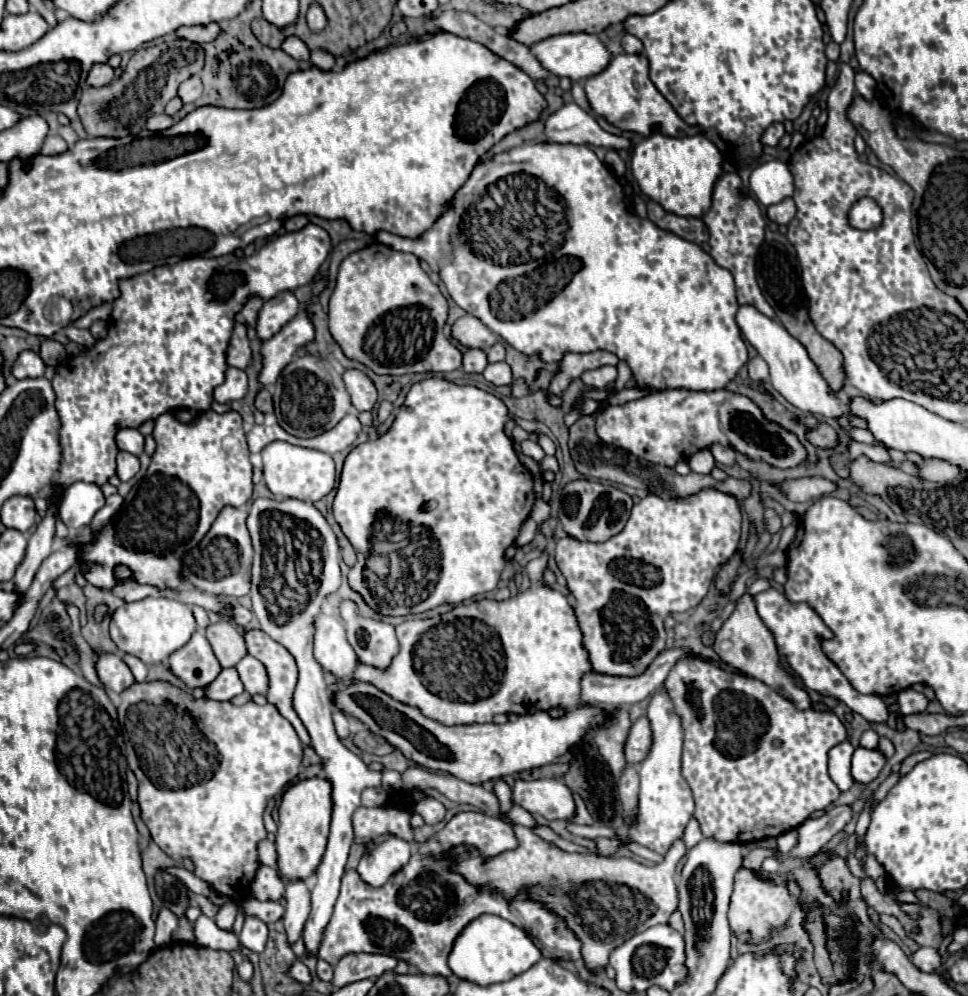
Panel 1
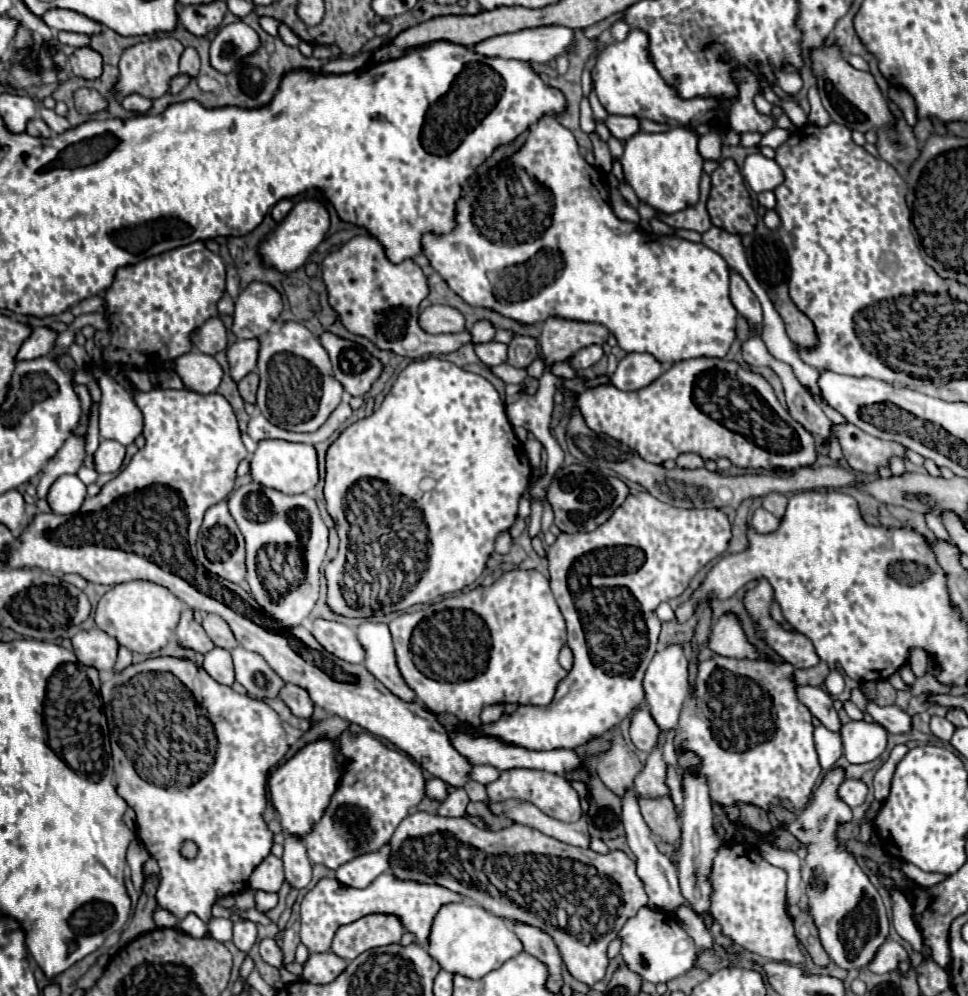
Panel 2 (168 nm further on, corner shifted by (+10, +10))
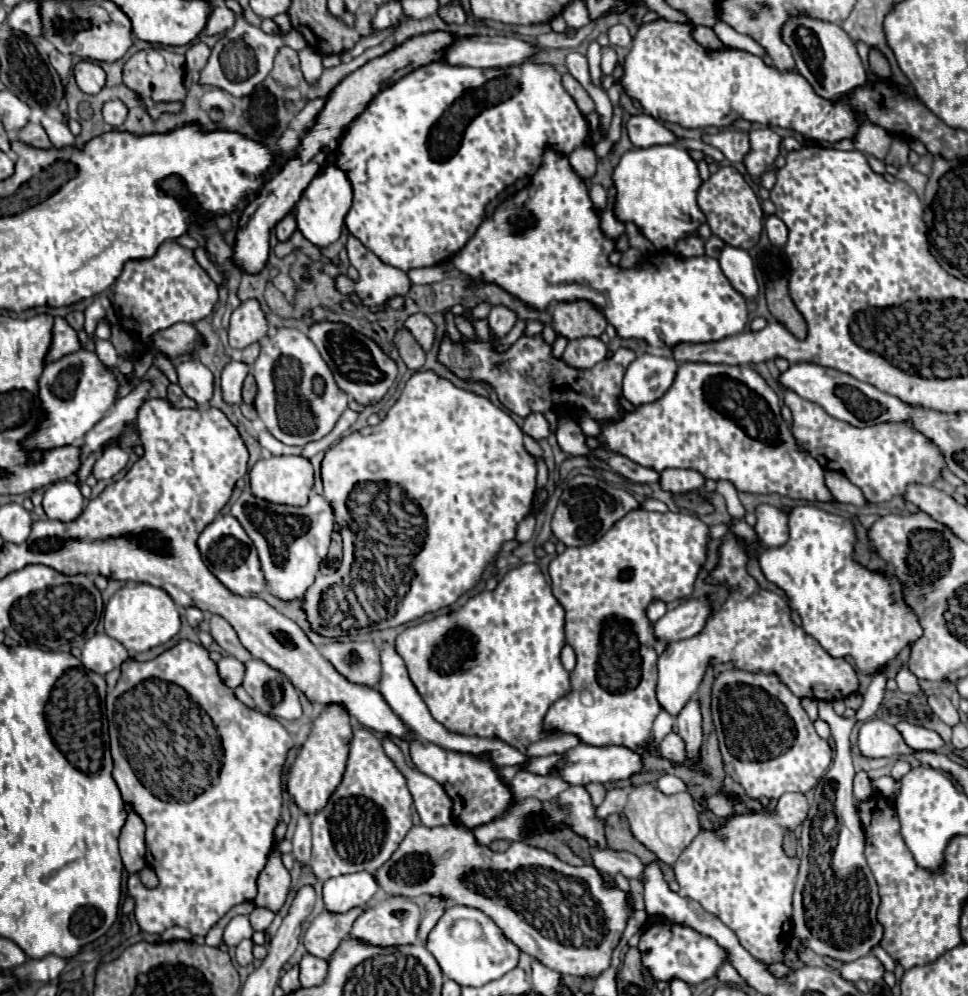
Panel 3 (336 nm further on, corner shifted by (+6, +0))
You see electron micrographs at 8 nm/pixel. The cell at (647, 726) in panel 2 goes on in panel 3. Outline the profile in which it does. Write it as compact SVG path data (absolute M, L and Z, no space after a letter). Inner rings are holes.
M674 731L668 733L668 737L660 743L660 755L670 759L672 763L678 763L678 765L686 763L688 755L686 755L686 743L684 743L684 739L678 733L674 733Z

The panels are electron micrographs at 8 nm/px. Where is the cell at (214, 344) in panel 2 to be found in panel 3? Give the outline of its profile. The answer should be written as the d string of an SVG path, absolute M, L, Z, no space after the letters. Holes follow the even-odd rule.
M174 323L168 329L156 331L152 335L152 341L162 353L174 357L174 355L190 353L194 345L200 341L200 335L196 327L190 323Z

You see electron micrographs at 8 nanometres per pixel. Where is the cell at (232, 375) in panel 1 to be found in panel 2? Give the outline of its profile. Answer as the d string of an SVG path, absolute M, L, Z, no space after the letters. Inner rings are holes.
M198 351L176 359L174 369L182 377L186 389L196 393L214 393L224 375L220 363L212 355L202 355Z

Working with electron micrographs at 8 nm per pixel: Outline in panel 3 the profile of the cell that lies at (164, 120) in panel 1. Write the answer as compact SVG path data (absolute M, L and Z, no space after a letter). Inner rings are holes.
M116 99L116 101L106 101L106 103L104 103L102 117L104 117L104 121L106 121L108 125L112 125L112 127L122 125L124 119L126 119L126 115L128 115L128 107L126 107L122 101Z

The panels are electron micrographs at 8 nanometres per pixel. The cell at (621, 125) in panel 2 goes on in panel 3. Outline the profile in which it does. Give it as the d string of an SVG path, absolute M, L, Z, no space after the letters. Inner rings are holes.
M634 115L630 117L626 127L634 147L652 147L652 145L668 145L668 143L674 145L678 139L668 127L664 127L660 121L656 121L650 115Z

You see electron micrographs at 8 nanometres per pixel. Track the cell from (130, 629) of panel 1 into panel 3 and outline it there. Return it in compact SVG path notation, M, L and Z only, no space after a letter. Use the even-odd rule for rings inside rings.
M130 583L118 589L104 611L106 633L120 641L130 653L142 653L170 641L180 629L180 613L172 597L148 583Z

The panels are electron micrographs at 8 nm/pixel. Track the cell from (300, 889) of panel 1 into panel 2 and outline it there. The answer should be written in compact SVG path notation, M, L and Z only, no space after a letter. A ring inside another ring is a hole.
M290 835L284 841L284 879L294 889L304 889L312 879L312 863L306 855L306 847L300 839L290 839Z

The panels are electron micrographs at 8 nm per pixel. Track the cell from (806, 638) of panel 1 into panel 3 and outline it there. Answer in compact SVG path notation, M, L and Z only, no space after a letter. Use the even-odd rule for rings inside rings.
M898 723L896 729L902 733L904 741L912 747L912 749L920 749L920 751L938 751L944 747L942 737L936 731L930 731L926 727L920 725L912 725L912 723Z

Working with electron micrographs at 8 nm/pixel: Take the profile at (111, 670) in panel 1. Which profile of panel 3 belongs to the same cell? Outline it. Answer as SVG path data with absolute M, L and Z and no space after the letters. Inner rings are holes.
M96 633L92 639L86 641L80 659L86 669L106 675L108 671L120 667L122 661L128 659L128 651L122 643L108 637L106 633Z

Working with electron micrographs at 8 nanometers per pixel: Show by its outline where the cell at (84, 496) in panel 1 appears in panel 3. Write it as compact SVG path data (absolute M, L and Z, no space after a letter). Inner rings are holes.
M56 481L54 485L50 485L46 489L42 507L44 507L44 513L48 515L48 519L74 521L74 517L78 517L84 509L84 497L76 483Z

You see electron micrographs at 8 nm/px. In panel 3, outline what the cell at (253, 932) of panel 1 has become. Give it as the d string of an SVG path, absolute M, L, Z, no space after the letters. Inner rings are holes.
M242 941L238 947L236 947L236 961L238 961L238 965L248 965L248 963L252 963L254 961L254 957L252 957L252 941Z

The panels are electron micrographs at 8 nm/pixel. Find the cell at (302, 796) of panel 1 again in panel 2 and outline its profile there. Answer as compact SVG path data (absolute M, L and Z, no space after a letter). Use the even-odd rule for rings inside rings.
M326 739L306 745L290 761L274 769L274 773L268 779L268 787L270 787L272 805L278 813L278 821L284 833L304 839L312 831L312 827L322 819L330 803L330 797L338 787L338 781L340 773L334 761L334 743Z

